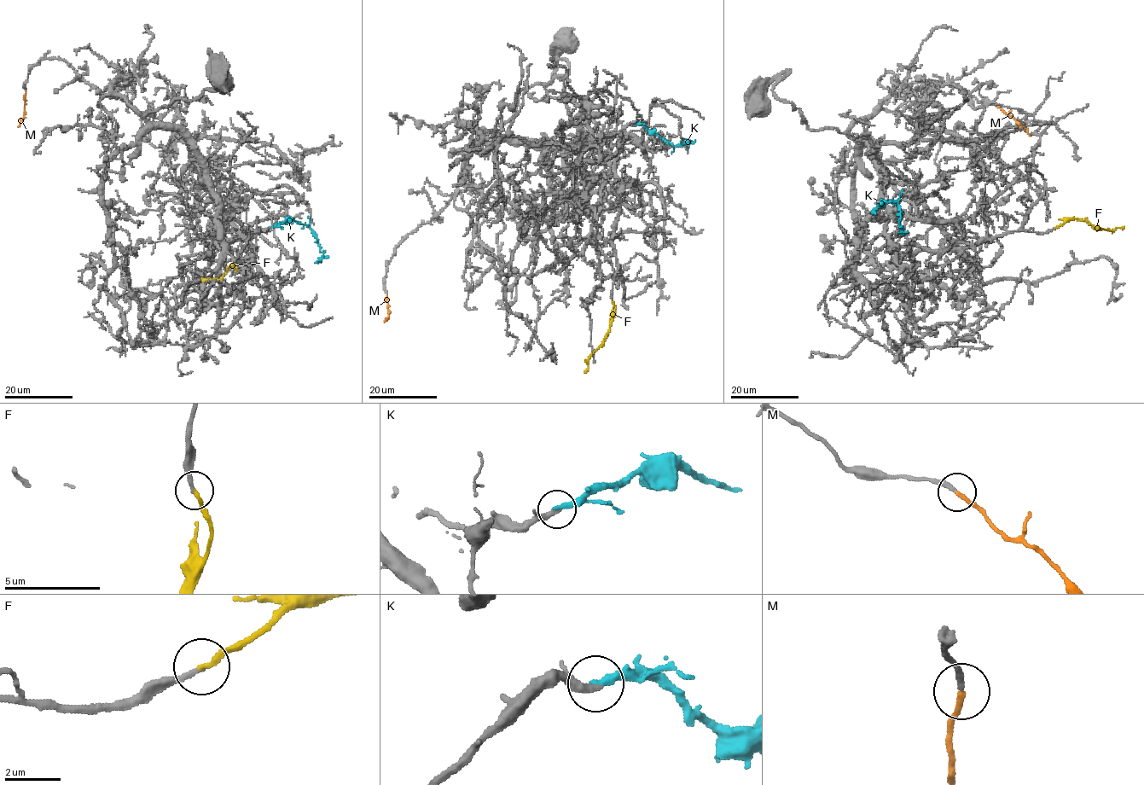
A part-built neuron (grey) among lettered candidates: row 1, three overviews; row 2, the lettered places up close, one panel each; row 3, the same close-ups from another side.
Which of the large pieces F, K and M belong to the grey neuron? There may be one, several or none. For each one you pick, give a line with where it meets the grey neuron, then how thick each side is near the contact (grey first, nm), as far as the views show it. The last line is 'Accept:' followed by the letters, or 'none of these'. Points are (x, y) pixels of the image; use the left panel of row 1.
F: meets grey at (235, 271); 190 nm thick on the grey side, 170 nm on the other
M: meets grey at (26, 91); 240 nm thick on the grey side, 200 nm on the other
Accept: F, M

